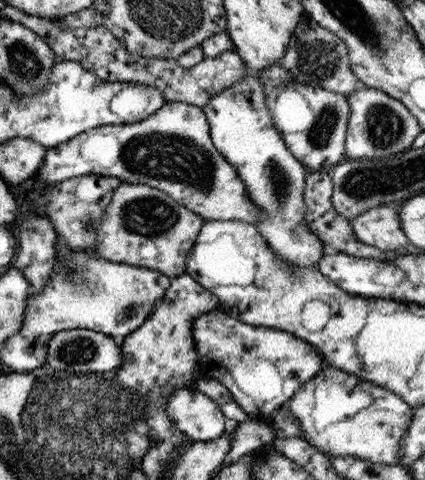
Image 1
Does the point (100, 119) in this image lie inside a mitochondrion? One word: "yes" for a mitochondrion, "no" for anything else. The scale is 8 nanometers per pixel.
no

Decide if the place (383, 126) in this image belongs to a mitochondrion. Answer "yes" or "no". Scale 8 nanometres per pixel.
yes

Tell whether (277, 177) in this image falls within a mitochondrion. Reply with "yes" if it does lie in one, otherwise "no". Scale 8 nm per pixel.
yes

